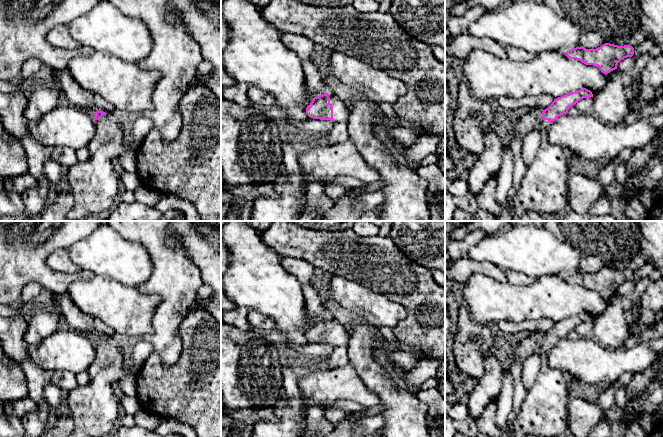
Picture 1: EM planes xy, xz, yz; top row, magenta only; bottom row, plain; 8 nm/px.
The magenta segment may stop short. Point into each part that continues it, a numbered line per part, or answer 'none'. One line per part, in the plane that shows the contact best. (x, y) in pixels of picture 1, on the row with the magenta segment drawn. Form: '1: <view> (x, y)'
1: xz (340, 110)

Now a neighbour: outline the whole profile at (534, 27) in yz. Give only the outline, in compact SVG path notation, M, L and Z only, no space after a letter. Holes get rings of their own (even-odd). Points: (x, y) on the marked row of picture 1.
M512 0L485 11L468 28L468 34L488 37L499 44L529 53L564 51L580 47L576 24L555 12L546 3Z

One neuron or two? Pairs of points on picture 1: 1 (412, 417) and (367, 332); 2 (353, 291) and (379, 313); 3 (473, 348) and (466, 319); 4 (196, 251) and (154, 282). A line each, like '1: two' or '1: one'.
1: one
2: one
3: one
4: two

